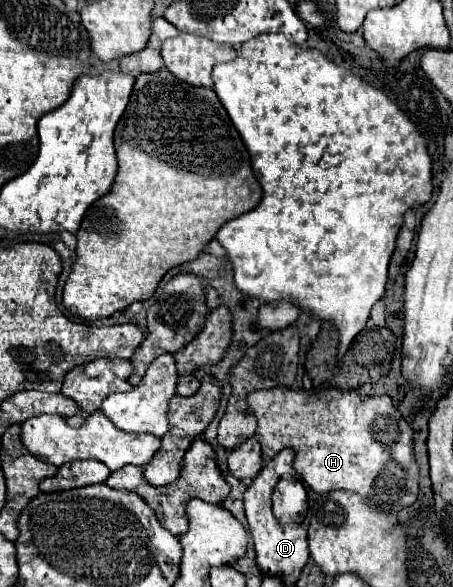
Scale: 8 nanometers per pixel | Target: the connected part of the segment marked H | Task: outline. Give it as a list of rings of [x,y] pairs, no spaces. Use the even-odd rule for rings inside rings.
[[[274,387],[274,389],[252,391],[248,395],[248,407],[258,421],[256,437],[260,439],[262,445],[262,457],[268,461],[286,447],[294,449],[296,451],[294,469],[304,481],[304,485],[310,487],[312,491],[316,493],[352,491],[384,513],[398,511],[416,501],[418,465],[414,461],[414,451],[412,451],[412,429],[396,411],[388,395],[362,399],[358,391],[342,393],[338,389],[322,387],[320,391],[312,391],[310,395],[308,391]]]

